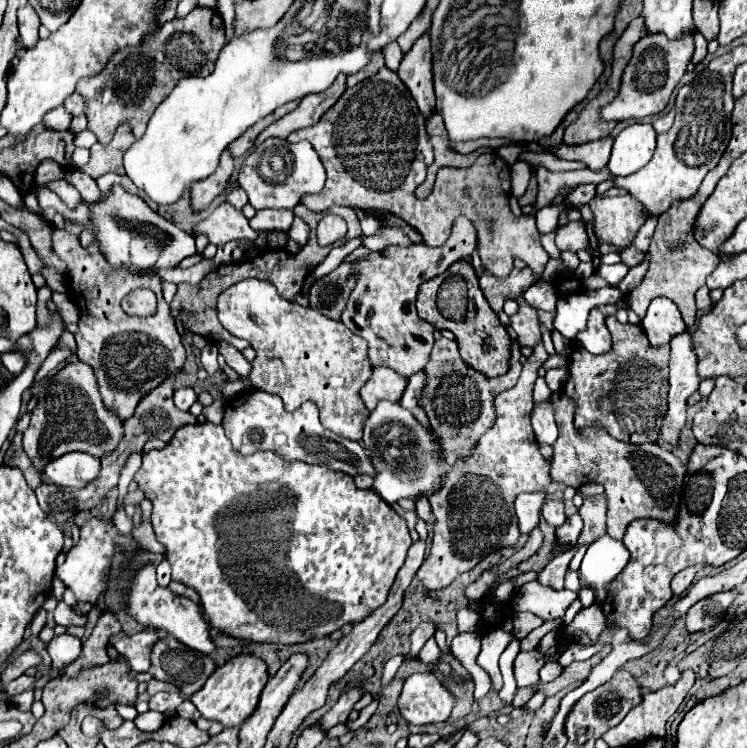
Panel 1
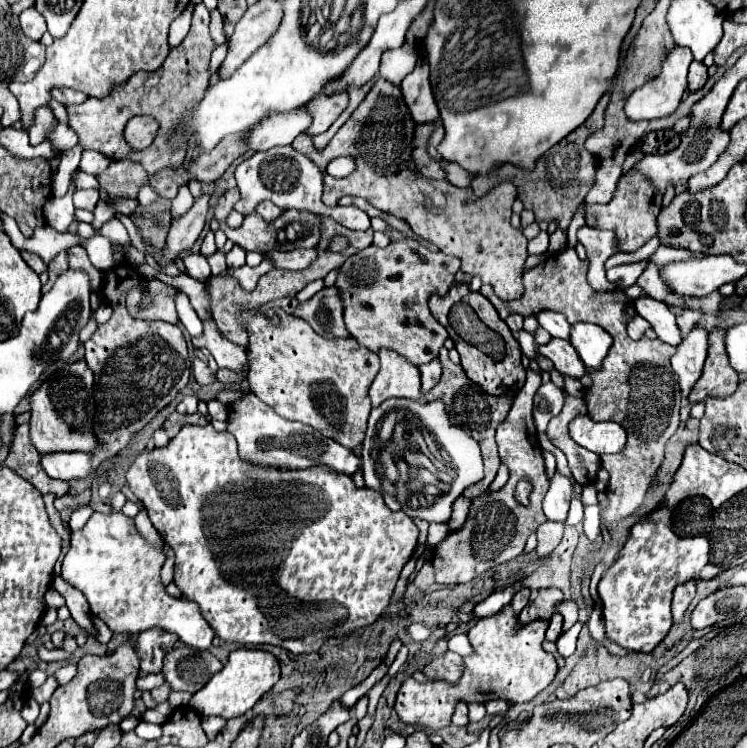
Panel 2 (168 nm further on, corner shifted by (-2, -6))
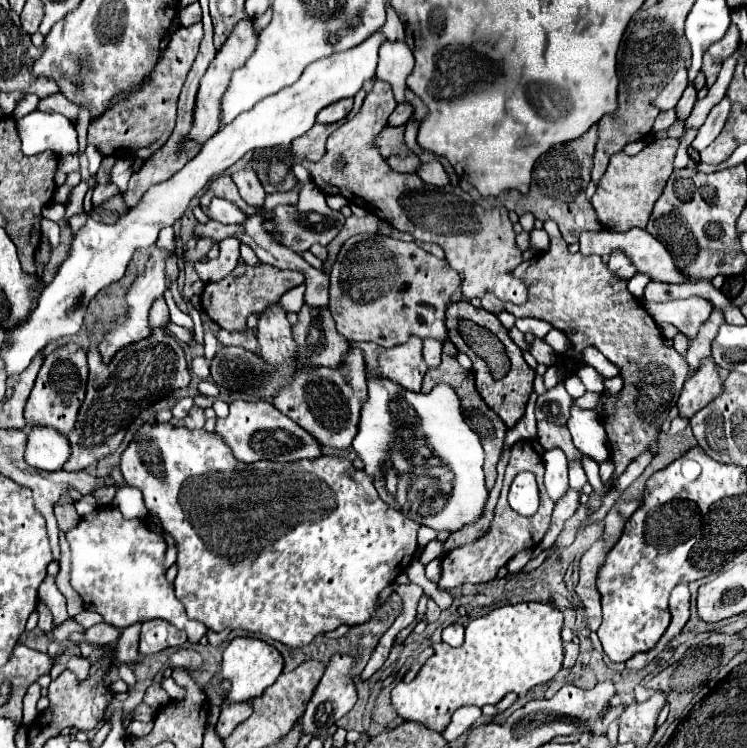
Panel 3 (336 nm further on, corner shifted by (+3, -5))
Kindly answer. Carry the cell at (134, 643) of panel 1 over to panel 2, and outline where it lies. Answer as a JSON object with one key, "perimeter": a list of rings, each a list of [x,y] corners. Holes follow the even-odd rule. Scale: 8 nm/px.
{"perimeter":[[[147,629],[137,635],[137,653],[141,657],[143,673],[159,673],[163,667],[163,657],[179,641],[175,633],[165,629]]]}

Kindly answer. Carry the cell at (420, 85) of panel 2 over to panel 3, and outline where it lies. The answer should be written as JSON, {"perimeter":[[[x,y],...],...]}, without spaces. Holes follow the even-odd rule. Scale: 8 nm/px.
{"perimeter":[[[400,102],[396,110],[390,114],[388,126],[404,126],[412,114],[414,114],[414,106],[410,102]]]}

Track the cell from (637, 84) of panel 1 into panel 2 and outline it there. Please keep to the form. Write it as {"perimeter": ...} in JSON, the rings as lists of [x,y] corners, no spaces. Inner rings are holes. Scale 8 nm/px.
{"perimeter":[[[675,47],[671,51],[671,55],[667,55],[665,63],[663,63],[663,71],[657,79],[649,81],[647,85],[643,85],[641,89],[637,89],[629,99],[627,99],[627,105],[625,105],[625,113],[631,121],[641,121],[641,119],[659,119],[659,117],[667,117],[671,115],[679,103],[681,103],[681,97],[683,97],[683,91],[687,89],[687,69],[693,61],[693,55],[687,47]]]}

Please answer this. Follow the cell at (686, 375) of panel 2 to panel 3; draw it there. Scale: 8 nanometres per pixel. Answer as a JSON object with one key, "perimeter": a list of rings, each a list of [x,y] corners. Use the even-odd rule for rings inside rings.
{"perimeter":[[[696,296],[688,300],[674,300],[665,303],[646,302],[645,304],[644,308],[648,310],[657,324],[674,324],[682,334],[686,334],[690,344],[700,324],[704,324],[712,312],[712,304]]]}

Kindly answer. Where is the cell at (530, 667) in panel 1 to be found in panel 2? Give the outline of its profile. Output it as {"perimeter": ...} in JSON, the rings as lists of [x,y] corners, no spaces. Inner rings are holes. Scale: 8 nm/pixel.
{"perimeter":[[[505,605],[499,613],[479,619],[471,625],[471,645],[473,655],[465,657],[465,669],[459,683],[417,683],[415,679],[405,679],[397,691],[395,713],[407,725],[423,725],[429,731],[439,731],[451,723],[457,701],[477,701],[487,703],[493,699],[503,699],[511,703],[527,703],[537,693],[541,693],[557,675],[557,661],[547,653],[541,643],[545,641],[545,631],[549,627],[547,619],[535,619],[527,625],[519,625],[519,615],[511,605]]]}

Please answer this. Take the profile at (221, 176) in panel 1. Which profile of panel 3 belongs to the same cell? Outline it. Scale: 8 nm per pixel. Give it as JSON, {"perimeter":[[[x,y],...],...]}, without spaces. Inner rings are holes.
{"perimeter":[[[160,248],[154,250],[154,252],[156,252],[156,254],[150,256],[144,274],[136,278],[134,286],[130,288],[130,292],[128,292],[128,296],[126,296],[126,300],[128,300],[126,322],[120,324],[120,326],[116,326],[116,328],[102,340],[102,344],[98,346],[98,350],[100,350],[100,354],[102,354],[104,360],[110,360],[120,348],[124,348],[124,346],[128,346],[128,344],[132,344],[132,342],[138,342],[138,340],[150,336],[150,328],[148,328],[148,310],[150,310],[152,302],[154,302],[158,296],[162,296],[162,294],[166,292],[166,280],[168,280],[166,264],[168,264],[168,260],[172,260],[172,256],[174,256],[172,252],[166,252],[166,250],[160,250]]]}

